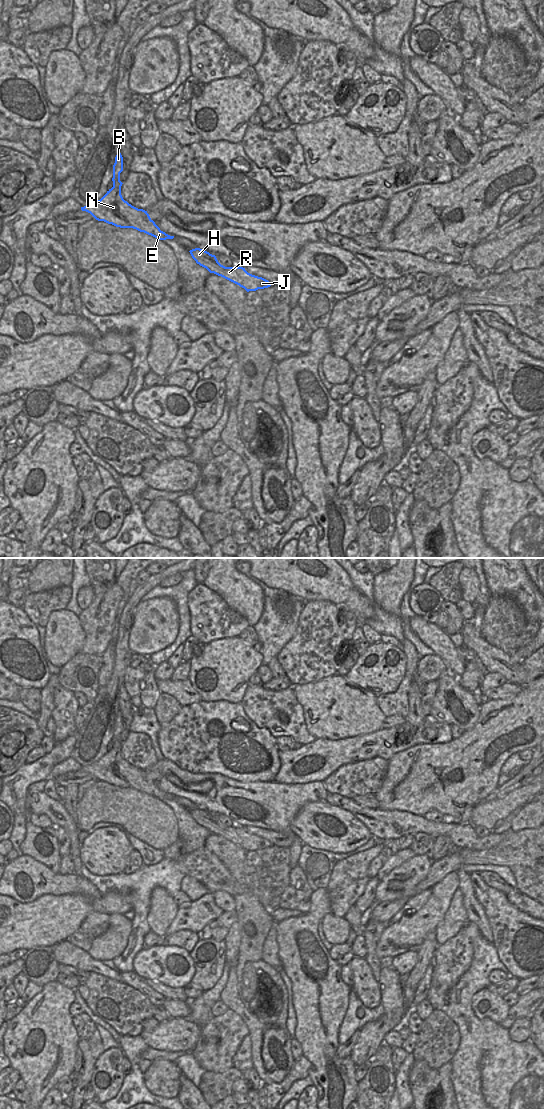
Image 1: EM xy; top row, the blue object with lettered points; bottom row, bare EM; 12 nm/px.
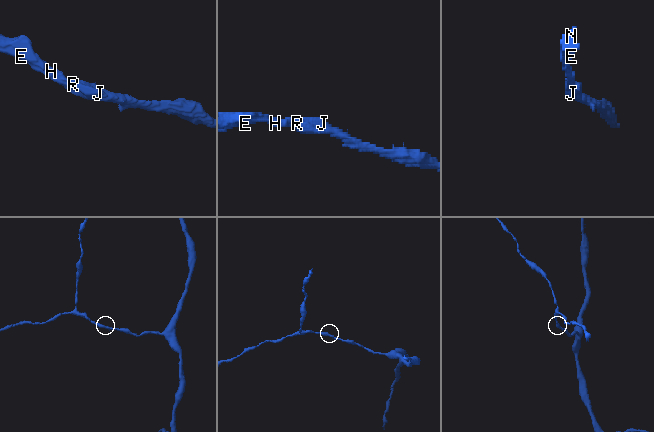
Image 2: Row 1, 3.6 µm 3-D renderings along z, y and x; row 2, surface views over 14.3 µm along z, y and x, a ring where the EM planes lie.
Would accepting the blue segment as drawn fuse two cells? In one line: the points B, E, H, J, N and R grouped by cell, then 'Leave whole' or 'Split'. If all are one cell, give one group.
Groups: B E H J N R. Leave whole

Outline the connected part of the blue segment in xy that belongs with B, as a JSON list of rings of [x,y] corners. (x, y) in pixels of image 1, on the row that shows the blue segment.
[[[118,151],[113,165],[113,187],[100,200],[81,207],[81,210],[90,213],[98,221],[104,221],[116,227],[133,228],[159,240],[173,239],[174,236],[160,230],[147,211],[138,209],[123,199],[121,195],[123,183],[120,181],[122,171],[123,157]]]

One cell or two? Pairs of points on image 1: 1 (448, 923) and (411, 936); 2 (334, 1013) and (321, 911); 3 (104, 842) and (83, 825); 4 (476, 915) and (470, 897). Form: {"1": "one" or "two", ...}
{"1": "two", "2": "one", "3": "two", "4": "one"}

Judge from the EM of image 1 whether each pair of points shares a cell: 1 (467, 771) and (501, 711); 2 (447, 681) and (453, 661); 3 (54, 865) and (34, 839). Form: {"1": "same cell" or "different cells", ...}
{"1": "same cell", "2": "different cells", "3": "same cell"}

